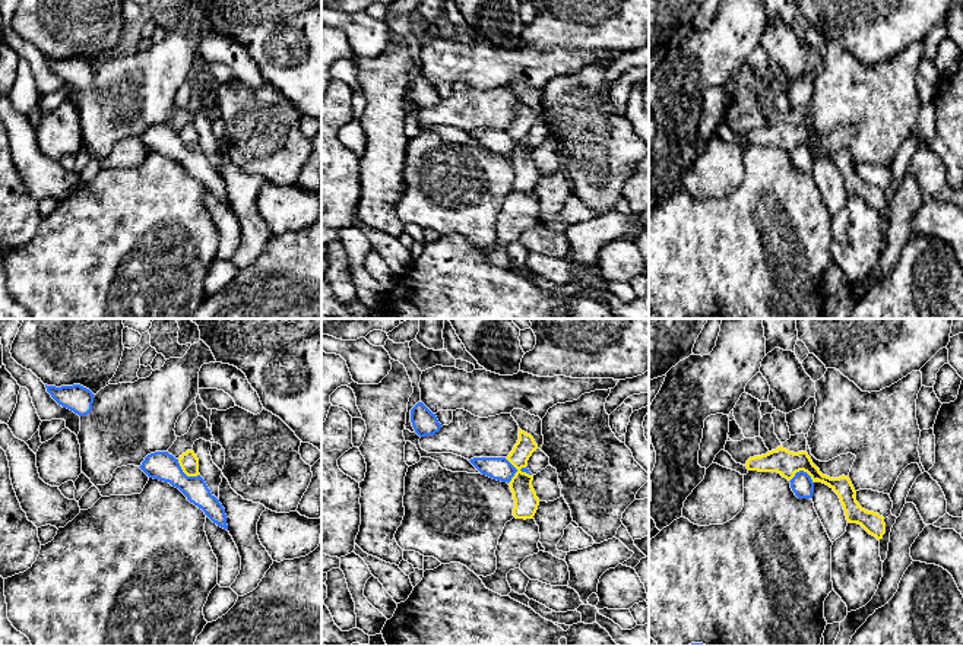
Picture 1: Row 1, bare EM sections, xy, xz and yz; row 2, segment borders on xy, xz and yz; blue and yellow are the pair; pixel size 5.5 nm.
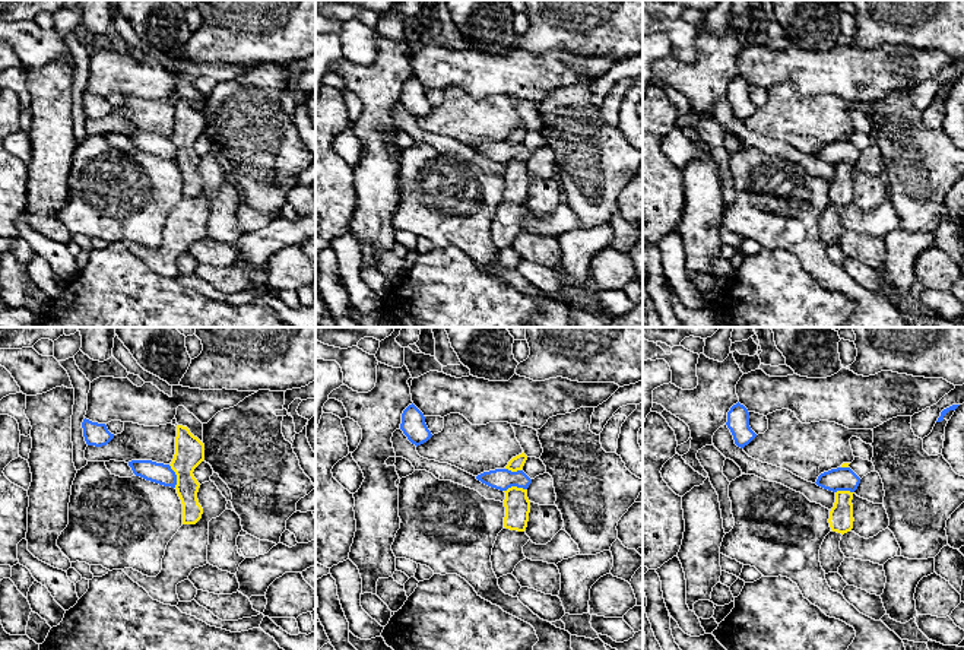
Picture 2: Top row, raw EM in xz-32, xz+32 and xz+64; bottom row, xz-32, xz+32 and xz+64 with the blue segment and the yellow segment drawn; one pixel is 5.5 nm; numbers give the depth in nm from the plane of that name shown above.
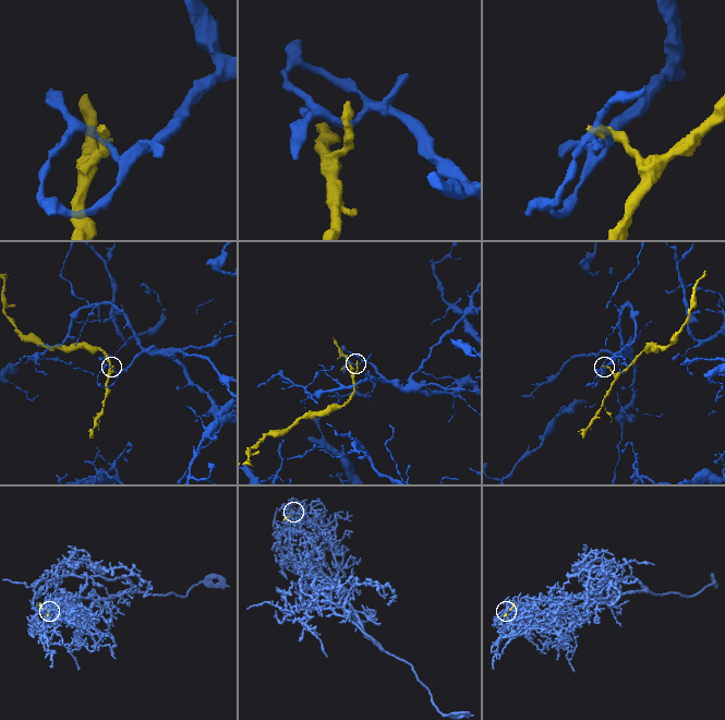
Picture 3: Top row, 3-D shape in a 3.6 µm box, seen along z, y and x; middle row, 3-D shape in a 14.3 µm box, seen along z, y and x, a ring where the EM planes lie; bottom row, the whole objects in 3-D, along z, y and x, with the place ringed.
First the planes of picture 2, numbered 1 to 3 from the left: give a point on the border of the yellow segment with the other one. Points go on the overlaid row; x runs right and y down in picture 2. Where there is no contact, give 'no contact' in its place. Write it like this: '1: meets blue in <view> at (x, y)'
1: meets blue in xz-32 at (176, 476)
2: meets blue in xz+32 at (514, 485)
3: meets blue in xz+64 at (844, 490)

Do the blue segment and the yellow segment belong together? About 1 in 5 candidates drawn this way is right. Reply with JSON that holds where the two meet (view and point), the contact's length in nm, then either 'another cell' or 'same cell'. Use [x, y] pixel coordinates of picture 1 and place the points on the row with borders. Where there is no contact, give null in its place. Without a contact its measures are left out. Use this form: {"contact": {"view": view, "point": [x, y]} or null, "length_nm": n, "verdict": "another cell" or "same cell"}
{"contact": {"view": "xz", "point": [516, 469]}, "length_nm": 180, "verdict": "another cell"}

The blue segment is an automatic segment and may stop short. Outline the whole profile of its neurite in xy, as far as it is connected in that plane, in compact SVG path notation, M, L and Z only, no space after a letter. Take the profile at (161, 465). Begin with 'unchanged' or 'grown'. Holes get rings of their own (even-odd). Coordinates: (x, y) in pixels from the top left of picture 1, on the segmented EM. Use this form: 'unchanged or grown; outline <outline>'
unchanged; outline M155 452L145 457L139 466L149 478L170 482L178 488L190 503L205 512L205 514L218 526L228 531L225 509L219 500L210 493L205 479L197 476L187 476L178 459L168 452Z

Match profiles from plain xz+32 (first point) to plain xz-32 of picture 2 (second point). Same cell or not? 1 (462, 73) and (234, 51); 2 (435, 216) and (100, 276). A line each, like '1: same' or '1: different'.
1: different
2: different

